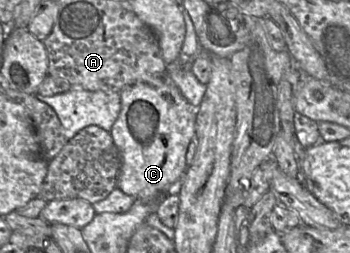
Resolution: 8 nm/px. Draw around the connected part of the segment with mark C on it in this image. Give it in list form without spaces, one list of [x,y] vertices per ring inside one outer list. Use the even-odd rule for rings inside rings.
[[[166,70],[166,82],[161,86],[152,86],[146,83],[137,83],[131,86],[124,88],[121,91],[121,111],[120,114],[113,124],[111,130],[109,131],[113,142],[120,154],[121,166],[117,178],[116,188],[120,189],[127,195],[133,196],[136,200],[140,201],[151,201],[158,199],[162,195],[166,194],[176,194],[180,187],[180,182],[182,176],[186,170],[186,153],[188,146],[192,139],[195,137],[195,124],[197,117],[198,106],[191,104],[180,92],[178,87],[170,81],[167,76]]]

